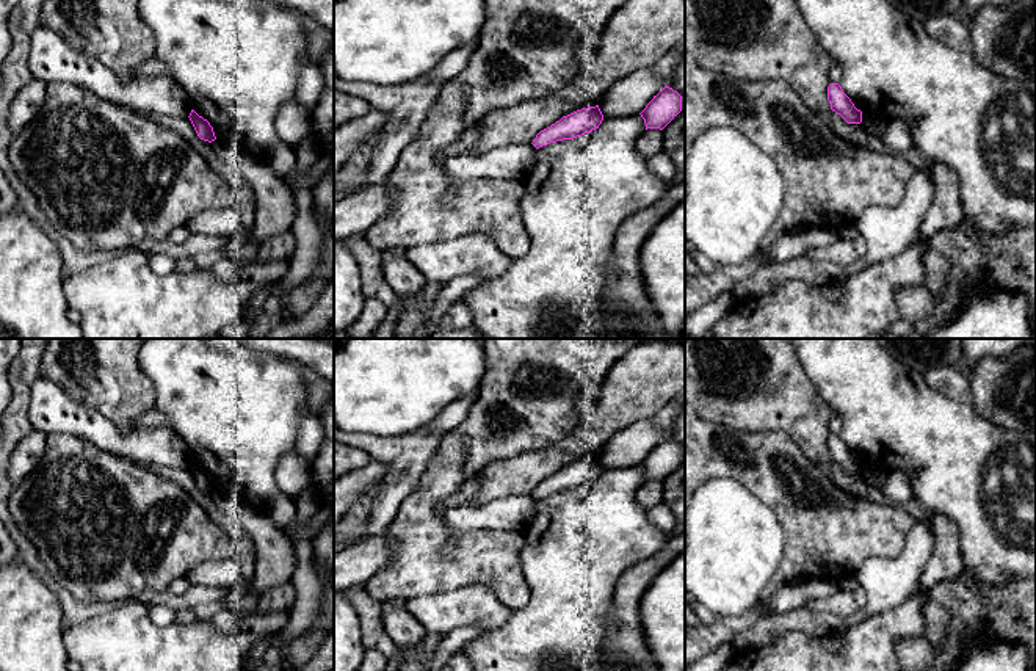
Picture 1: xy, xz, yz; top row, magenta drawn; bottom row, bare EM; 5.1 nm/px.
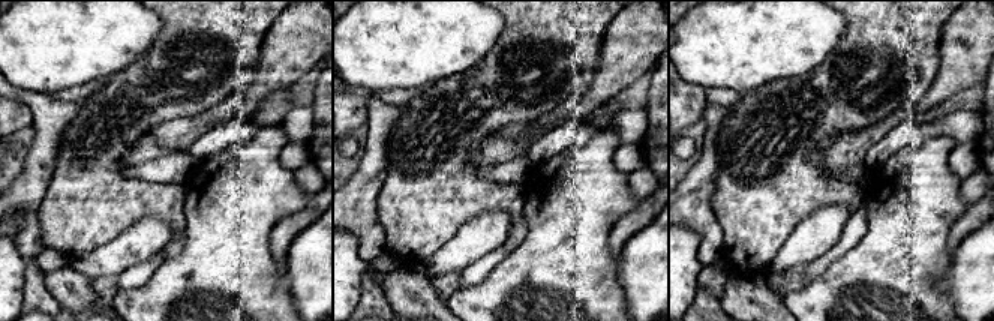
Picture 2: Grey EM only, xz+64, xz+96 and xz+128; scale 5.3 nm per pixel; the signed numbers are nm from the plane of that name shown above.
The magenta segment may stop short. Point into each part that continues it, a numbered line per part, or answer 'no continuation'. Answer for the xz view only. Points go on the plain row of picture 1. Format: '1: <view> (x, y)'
no continuation

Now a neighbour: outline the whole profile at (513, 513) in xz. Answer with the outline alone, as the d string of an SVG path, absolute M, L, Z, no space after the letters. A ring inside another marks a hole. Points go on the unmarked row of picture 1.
M511 494L476 508L447 506L444 520L456 531L522 531L536 514L536 502L531 494Z

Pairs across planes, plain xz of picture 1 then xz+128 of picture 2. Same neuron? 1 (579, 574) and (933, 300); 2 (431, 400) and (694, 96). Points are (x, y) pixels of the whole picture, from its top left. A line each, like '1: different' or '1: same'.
1: same
2: different

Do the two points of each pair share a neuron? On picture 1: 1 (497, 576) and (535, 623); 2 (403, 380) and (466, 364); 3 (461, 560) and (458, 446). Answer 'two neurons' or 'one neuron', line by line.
1: two neurons
2: one neuron
3: one neuron

